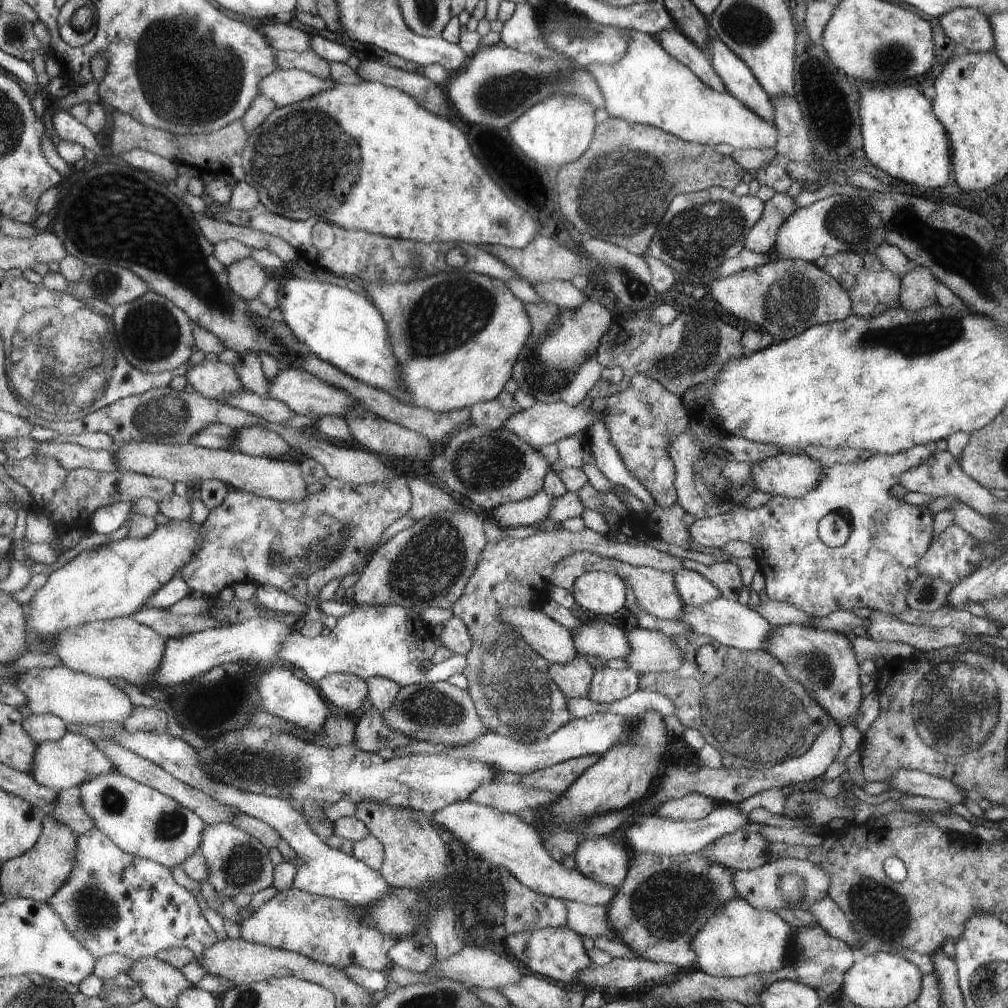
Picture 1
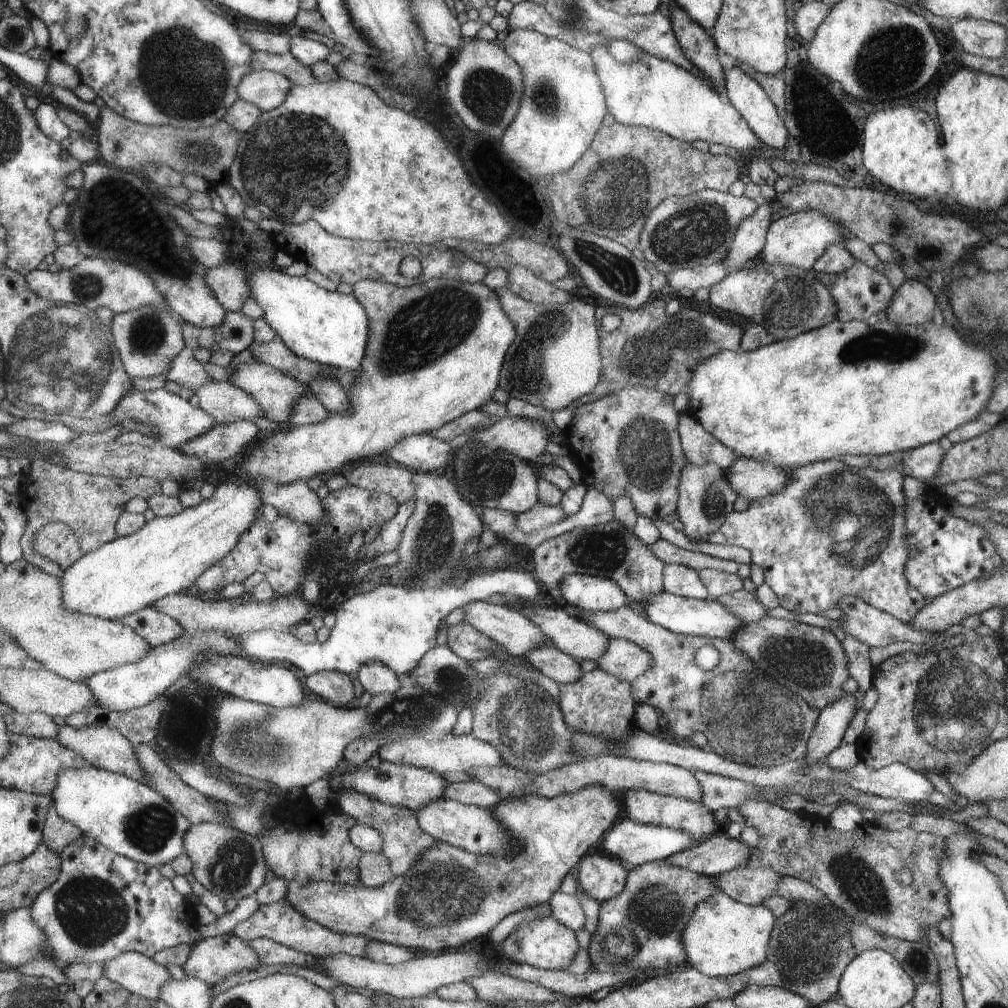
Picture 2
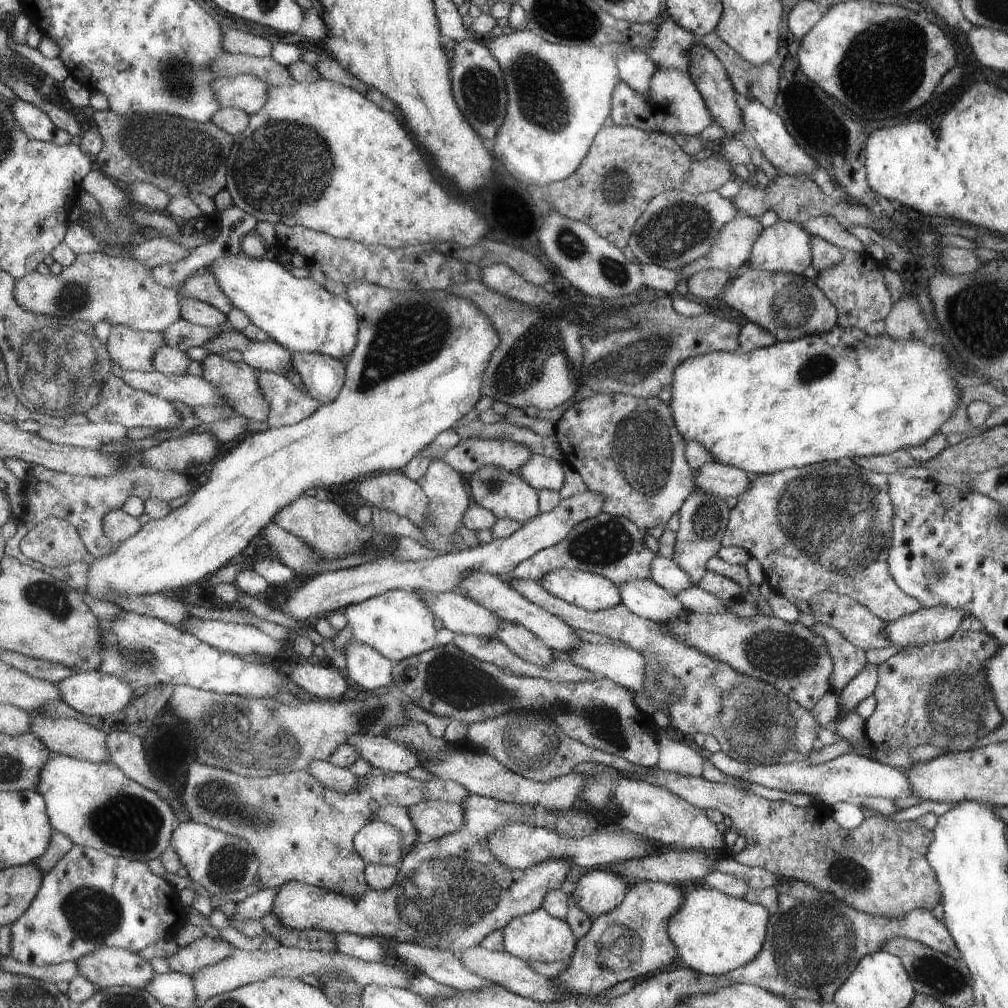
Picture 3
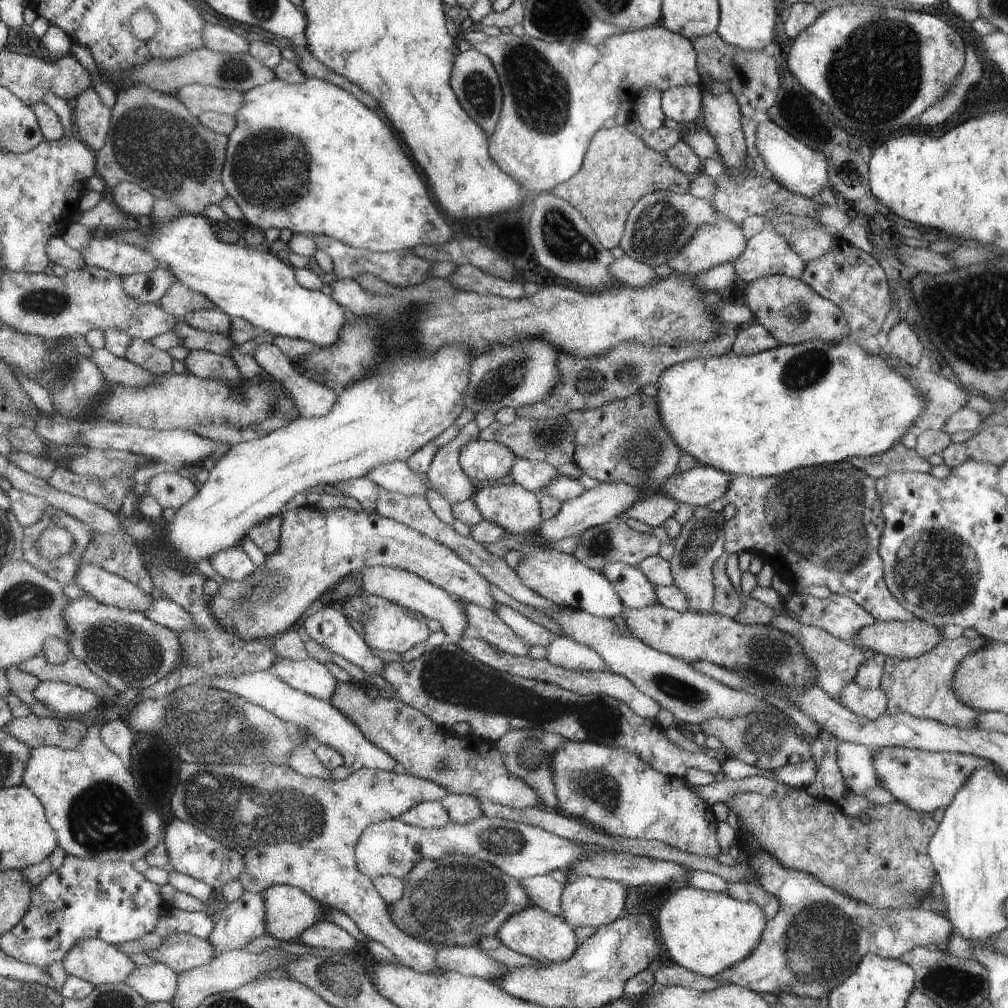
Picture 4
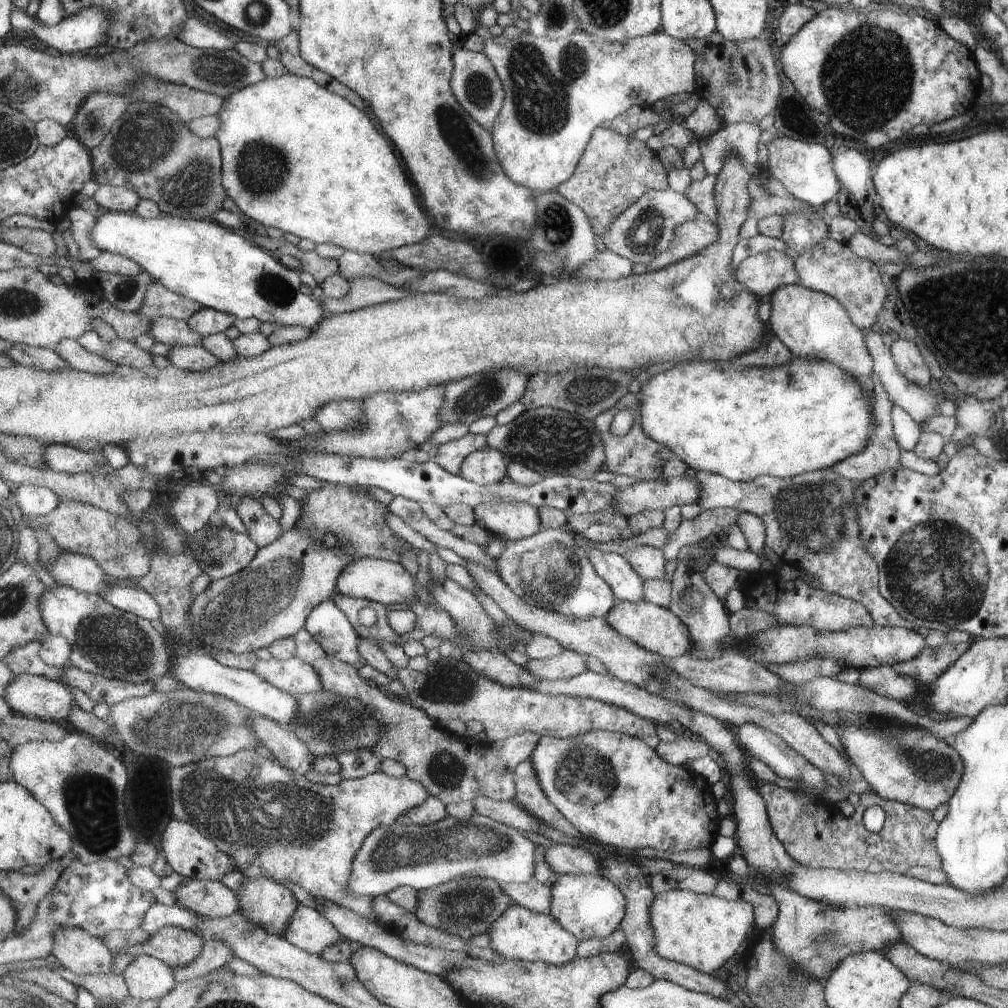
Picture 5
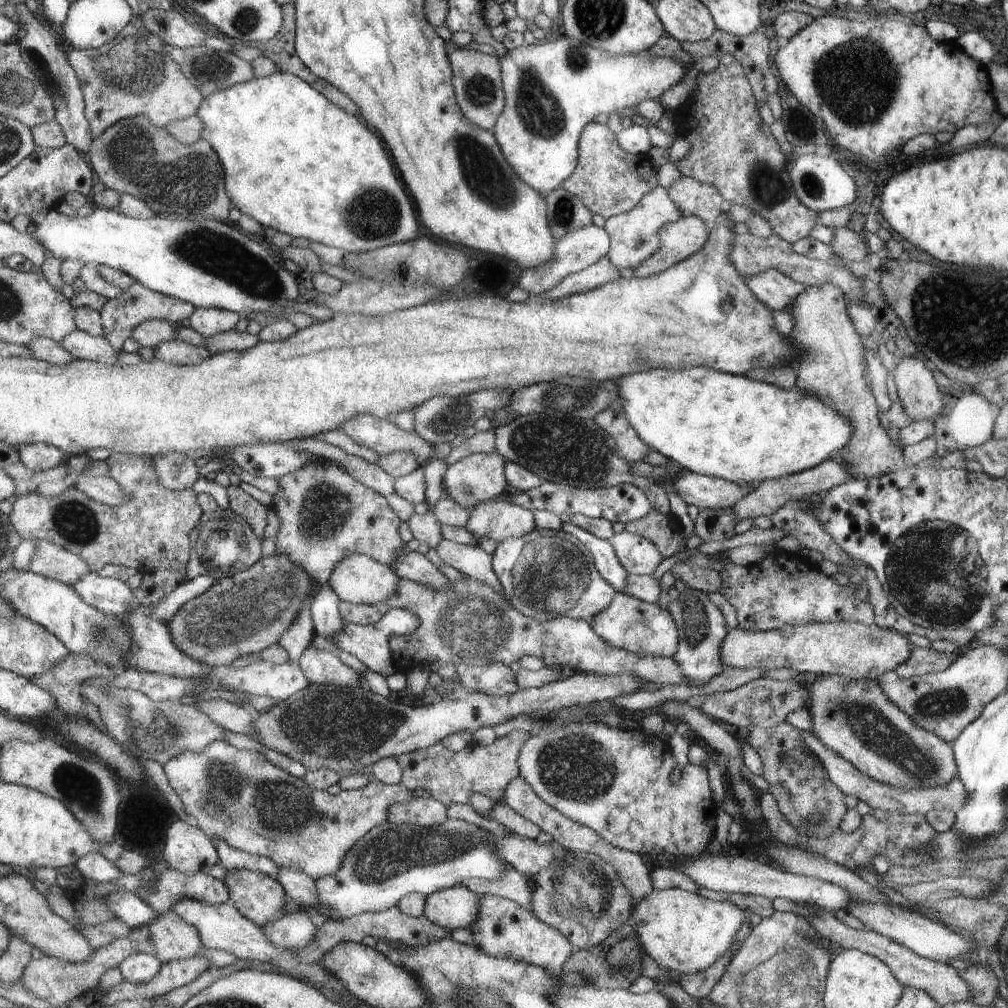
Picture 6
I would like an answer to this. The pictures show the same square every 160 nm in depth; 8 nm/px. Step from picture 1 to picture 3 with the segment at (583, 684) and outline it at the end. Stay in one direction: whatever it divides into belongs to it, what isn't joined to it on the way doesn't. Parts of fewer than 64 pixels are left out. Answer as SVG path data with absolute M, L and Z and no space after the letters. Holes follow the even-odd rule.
M501 621L499 630L494 634L513 654L521 660L545 666L549 661L555 660L551 655L551 649L541 642L537 635L528 631L519 624Z

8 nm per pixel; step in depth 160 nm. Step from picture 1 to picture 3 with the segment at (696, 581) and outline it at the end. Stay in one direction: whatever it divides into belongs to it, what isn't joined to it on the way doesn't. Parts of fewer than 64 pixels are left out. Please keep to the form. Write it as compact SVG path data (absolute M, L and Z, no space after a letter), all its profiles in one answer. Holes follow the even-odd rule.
M661 555L652 558L650 572L649 578L669 593L676 594L691 585L689 577L670 558Z

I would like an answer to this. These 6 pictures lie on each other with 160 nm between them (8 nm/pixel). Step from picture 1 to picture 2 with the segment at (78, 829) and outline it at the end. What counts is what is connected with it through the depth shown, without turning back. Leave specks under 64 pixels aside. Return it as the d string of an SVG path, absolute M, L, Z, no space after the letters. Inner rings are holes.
M53 802L44 830L44 841L48 843L48 847L57 853L61 853L64 848L67 848L69 844L75 842L79 837L83 837L82 830L75 826L74 823L59 816Z

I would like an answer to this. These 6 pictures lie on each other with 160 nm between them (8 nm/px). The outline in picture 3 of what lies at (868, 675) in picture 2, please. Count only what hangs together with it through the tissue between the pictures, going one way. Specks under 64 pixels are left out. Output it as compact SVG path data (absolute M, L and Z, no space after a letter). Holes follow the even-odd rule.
M814 623L810 626L811 632L820 636L825 641L825 646L829 656L831 657L832 669L828 676L828 683L831 686L830 690L837 692L837 700L839 700L839 692L842 688L865 666L865 651L849 644L847 640L841 636L833 627L827 626L823 623Z

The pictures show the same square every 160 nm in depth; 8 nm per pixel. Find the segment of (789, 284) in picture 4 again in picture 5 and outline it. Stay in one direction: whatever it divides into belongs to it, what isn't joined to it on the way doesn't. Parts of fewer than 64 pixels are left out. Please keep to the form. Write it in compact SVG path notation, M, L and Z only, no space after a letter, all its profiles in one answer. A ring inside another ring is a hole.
M799 284L780 286L770 294L771 314L767 325L773 336L780 339L793 355L800 359L820 359L836 364L847 371L867 391L868 402L873 403L872 360L863 346L861 329L848 317L844 306L828 294L814 291Z

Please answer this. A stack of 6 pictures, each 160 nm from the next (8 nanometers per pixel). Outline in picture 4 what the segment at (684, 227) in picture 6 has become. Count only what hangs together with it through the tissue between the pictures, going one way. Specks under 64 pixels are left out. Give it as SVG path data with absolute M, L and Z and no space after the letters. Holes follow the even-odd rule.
M719 218L709 224L703 224L692 234L688 244L679 249L676 256L665 262L671 271L678 274L698 275L721 263L733 263L744 252L747 242L741 234L740 224Z

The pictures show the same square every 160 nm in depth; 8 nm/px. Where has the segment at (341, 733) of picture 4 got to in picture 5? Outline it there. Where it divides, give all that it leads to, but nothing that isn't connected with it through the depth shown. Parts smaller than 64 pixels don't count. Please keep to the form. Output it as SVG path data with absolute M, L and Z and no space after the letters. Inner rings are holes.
M169 642L169 646L170 670L175 680L182 686L227 697L241 705L245 705L259 715L269 717L271 720L285 726L297 716L297 707L300 707L300 696L289 694L273 686L253 671L225 666L201 649L188 649L185 645L179 645L174 649L171 642ZM359 749L356 751L342 751L336 756L342 764L339 773L342 779L360 779L364 776L380 771L382 760L373 751Z

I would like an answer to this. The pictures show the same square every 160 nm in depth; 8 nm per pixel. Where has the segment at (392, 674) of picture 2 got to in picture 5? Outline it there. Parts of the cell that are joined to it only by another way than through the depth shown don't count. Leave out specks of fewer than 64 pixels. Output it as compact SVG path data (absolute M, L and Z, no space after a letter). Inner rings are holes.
M333 598L313 609L304 628L331 657L349 664L361 660L362 654L358 649L360 635Z

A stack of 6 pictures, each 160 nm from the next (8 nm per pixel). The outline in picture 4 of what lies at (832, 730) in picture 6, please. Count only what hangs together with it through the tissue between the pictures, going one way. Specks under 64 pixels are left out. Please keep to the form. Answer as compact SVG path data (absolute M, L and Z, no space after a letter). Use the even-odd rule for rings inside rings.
M881 747L878 751L872 752L872 767L875 776L878 777L880 786L889 790L895 801L902 802L910 809L917 812L932 813L936 808L945 808L952 798L956 796L957 790L967 781L967 778L976 772L977 769L989 767L994 771L999 770L999 766L994 765L987 759L982 759L973 755L963 753L952 753L949 751L931 752L919 749L908 749L905 747Z

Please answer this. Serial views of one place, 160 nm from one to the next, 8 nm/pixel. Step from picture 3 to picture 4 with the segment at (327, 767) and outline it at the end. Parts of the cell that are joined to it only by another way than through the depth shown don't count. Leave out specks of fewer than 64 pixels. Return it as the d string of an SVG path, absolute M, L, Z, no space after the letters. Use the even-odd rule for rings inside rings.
M315 739L303 741L290 754L288 764L299 774L306 777L317 777L325 780L331 779L331 770L329 770L316 753L317 742Z

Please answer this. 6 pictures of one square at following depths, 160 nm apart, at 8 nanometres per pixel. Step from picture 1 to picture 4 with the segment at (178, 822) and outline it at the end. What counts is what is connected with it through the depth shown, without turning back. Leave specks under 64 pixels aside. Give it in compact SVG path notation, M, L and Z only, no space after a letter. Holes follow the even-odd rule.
M94 724L89 727L89 732L85 735L83 741L76 749L67 749L55 746L55 745L41 745L32 750L32 758L25 767L23 785L28 786L44 804L46 813L48 814L49 822L52 823L53 828L57 831L59 838L59 846L63 847L67 854L75 855L79 858L95 858L101 862L105 861L125 861L128 863L137 862L141 860L150 850L156 848L159 845L159 840L163 840L165 831L163 833L163 822L161 822L161 816L157 810L148 810L146 806L141 804L141 796L139 796L139 790L137 790L137 784L135 784L135 776L131 774L131 770L127 768L123 759L113 752L102 739L102 726L101 724Z

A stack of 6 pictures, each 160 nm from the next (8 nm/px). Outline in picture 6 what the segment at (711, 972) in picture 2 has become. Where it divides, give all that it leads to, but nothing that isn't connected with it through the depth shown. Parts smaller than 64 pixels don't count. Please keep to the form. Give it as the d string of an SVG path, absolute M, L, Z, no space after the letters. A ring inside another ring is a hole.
M681 888L653 889L652 893L632 906L630 922L636 930L641 951L665 970L671 970L676 975L708 969L736 942L737 933L744 924L743 910L737 904L728 901L711 901Z

